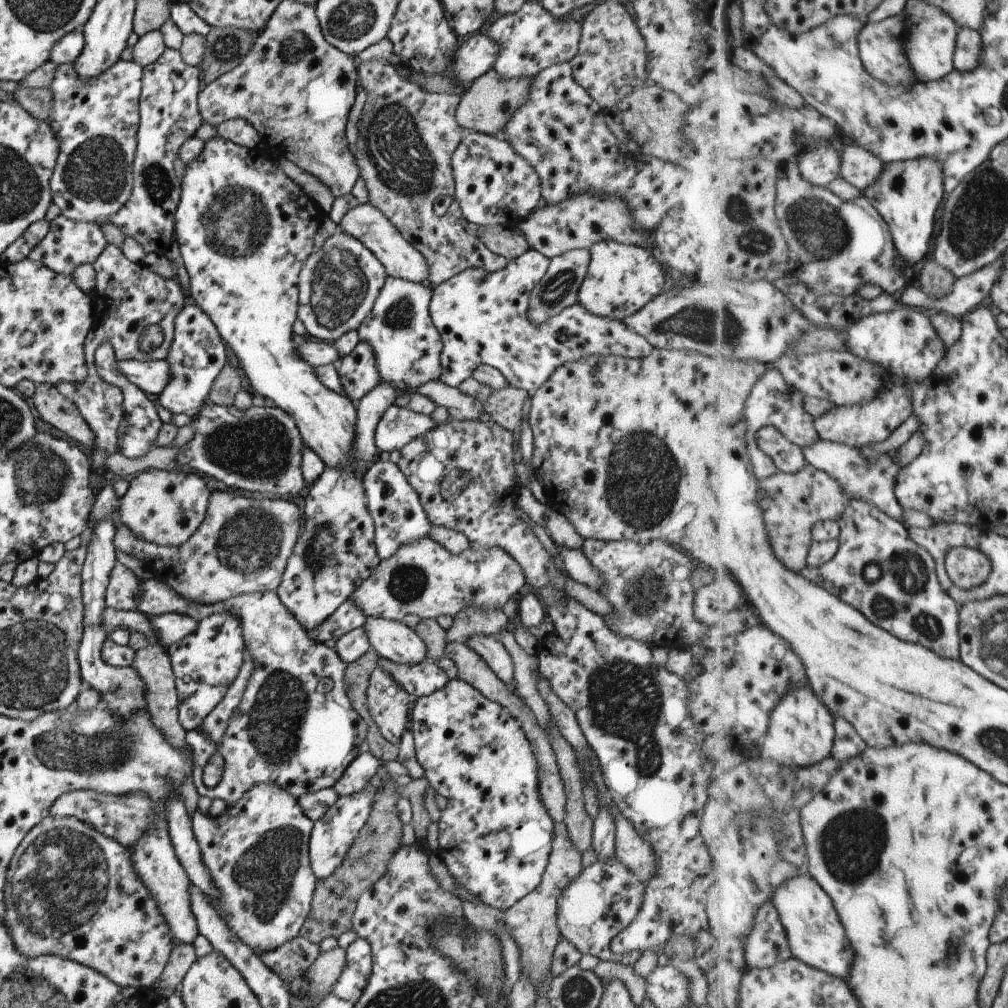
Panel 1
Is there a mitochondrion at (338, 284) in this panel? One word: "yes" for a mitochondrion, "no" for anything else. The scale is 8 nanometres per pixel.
yes

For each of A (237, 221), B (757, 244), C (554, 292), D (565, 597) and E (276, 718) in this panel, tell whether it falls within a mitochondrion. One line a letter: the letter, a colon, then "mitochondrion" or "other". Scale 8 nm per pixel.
A: mitochondrion
B: mitochondrion
C: mitochondrion
D: other
E: mitochondrion

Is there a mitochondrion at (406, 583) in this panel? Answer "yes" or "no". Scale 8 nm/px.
yes

